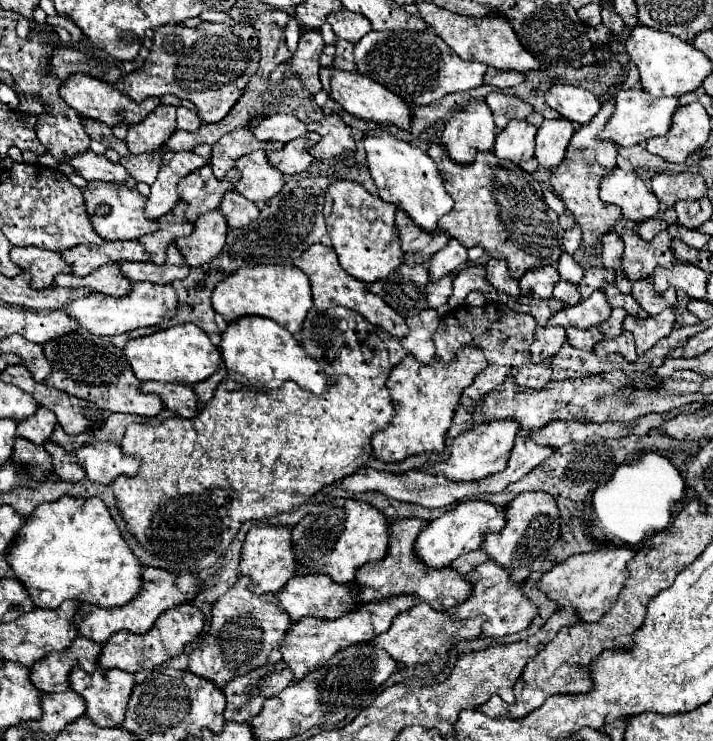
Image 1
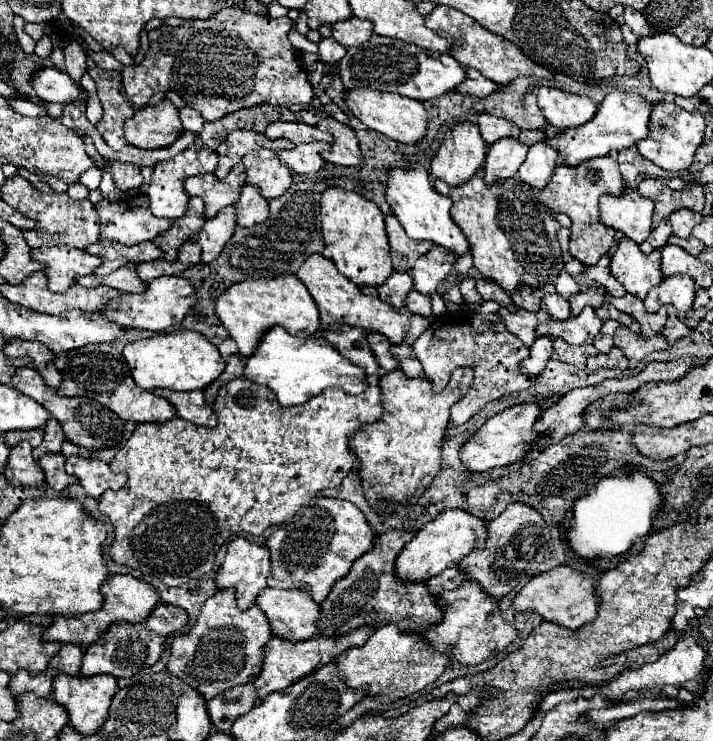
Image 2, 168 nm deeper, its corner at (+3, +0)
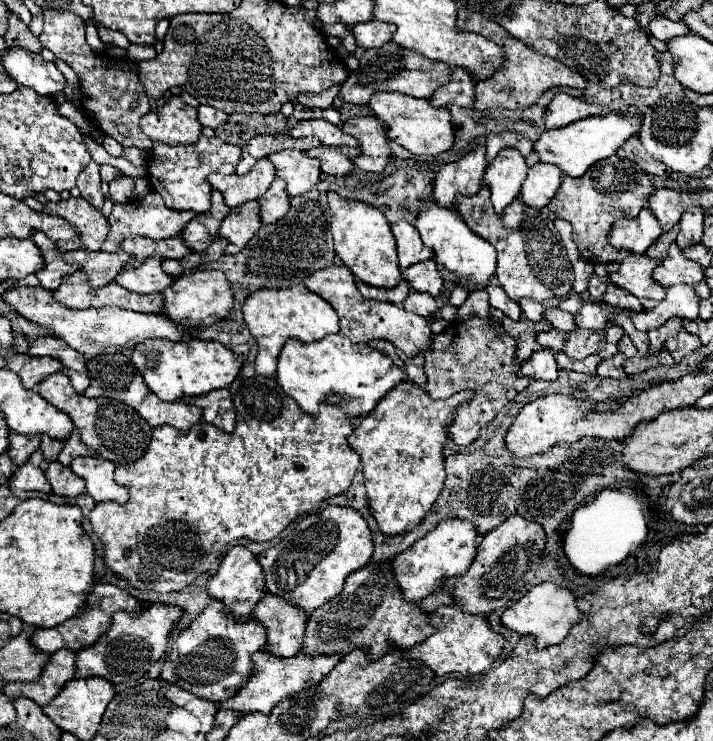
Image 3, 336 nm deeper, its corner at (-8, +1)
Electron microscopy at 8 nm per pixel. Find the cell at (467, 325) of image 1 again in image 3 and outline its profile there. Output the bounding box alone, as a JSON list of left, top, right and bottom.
[425,318,531,446]

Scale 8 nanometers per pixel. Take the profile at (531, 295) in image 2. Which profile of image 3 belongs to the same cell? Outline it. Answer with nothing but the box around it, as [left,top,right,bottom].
[519,300,545,322]

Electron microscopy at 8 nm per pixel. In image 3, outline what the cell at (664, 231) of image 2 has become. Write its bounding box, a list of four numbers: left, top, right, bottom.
[645,240,667,260]

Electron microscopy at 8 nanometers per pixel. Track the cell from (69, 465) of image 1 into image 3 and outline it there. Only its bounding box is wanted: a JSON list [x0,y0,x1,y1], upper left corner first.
[45,462,85,498]

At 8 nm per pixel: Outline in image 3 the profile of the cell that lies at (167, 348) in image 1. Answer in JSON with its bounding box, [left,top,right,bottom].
[131,338,243,402]

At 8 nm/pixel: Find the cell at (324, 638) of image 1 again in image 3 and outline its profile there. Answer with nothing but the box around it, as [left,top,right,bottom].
[219,650,341,714]

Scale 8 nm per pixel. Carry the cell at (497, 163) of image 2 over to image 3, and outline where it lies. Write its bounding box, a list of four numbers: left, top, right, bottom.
[483,150,525,216]

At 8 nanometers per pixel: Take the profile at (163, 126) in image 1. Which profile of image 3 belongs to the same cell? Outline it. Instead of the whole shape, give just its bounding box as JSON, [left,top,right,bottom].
[141,96,201,146]

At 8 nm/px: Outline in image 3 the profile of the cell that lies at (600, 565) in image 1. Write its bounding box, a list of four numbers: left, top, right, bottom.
[501,582,581,648]

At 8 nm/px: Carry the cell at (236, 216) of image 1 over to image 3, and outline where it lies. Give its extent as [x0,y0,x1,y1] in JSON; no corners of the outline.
[259,178,289,224]

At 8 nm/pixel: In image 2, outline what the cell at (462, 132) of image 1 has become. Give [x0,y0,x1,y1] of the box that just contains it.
[430,121,488,185]

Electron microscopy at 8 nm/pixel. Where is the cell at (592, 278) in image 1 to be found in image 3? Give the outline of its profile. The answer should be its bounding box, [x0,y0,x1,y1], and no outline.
[575,302,613,330]

